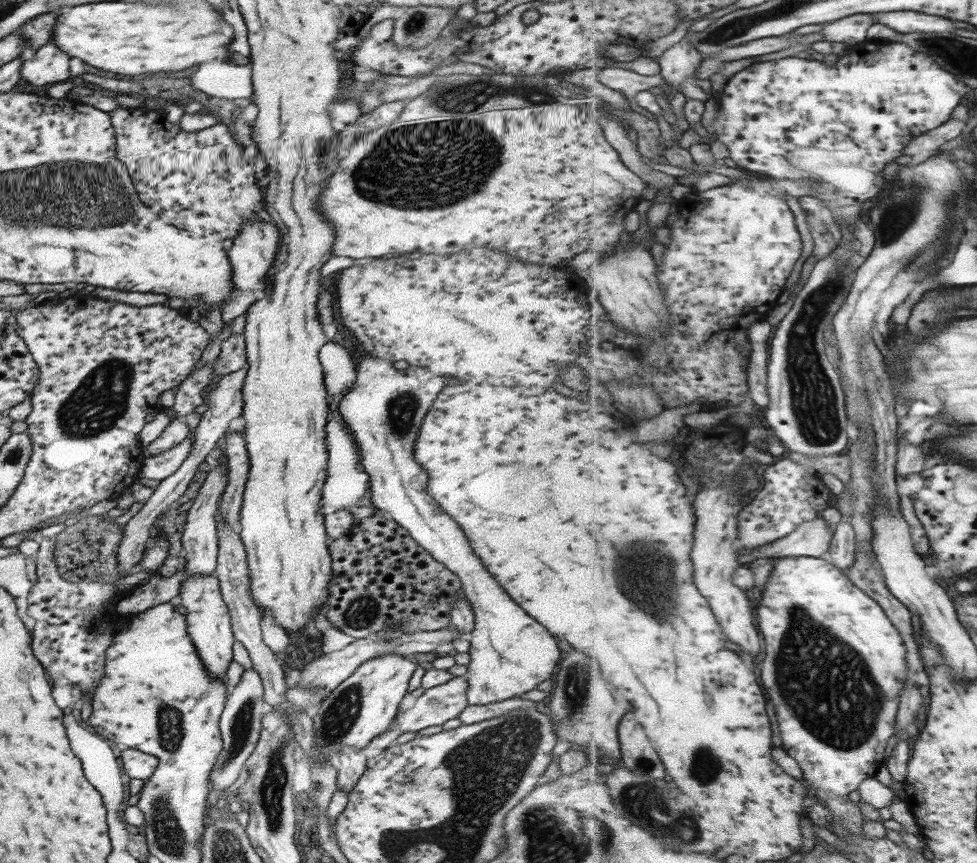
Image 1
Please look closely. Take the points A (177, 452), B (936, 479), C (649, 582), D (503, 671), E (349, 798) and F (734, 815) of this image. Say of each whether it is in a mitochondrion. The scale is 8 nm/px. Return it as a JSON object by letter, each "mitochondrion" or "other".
{"A":"other","B":"other","C":"mitochondrion","D":"other","E":"other","F":"other"}

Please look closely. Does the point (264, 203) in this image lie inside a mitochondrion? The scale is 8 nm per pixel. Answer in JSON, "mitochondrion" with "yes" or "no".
{"mitochondrion":"no"}

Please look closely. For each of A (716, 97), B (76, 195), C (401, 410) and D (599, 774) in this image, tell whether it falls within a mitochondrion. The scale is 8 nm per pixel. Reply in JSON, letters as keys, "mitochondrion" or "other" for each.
{"A":"other","B":"mitochondrion","C":"mitochondrion","D":"other"}

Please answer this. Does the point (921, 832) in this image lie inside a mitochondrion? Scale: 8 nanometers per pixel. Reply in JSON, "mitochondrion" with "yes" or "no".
{"mitochondrion":"no"}

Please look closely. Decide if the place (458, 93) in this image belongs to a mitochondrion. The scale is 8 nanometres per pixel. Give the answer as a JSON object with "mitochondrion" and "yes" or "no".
{"mitochondrion":"yes"}

